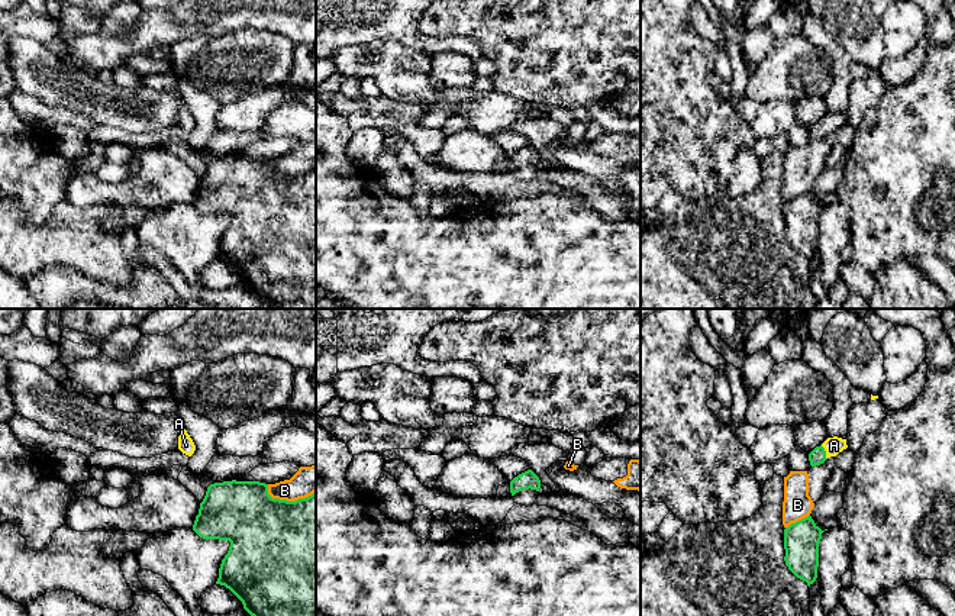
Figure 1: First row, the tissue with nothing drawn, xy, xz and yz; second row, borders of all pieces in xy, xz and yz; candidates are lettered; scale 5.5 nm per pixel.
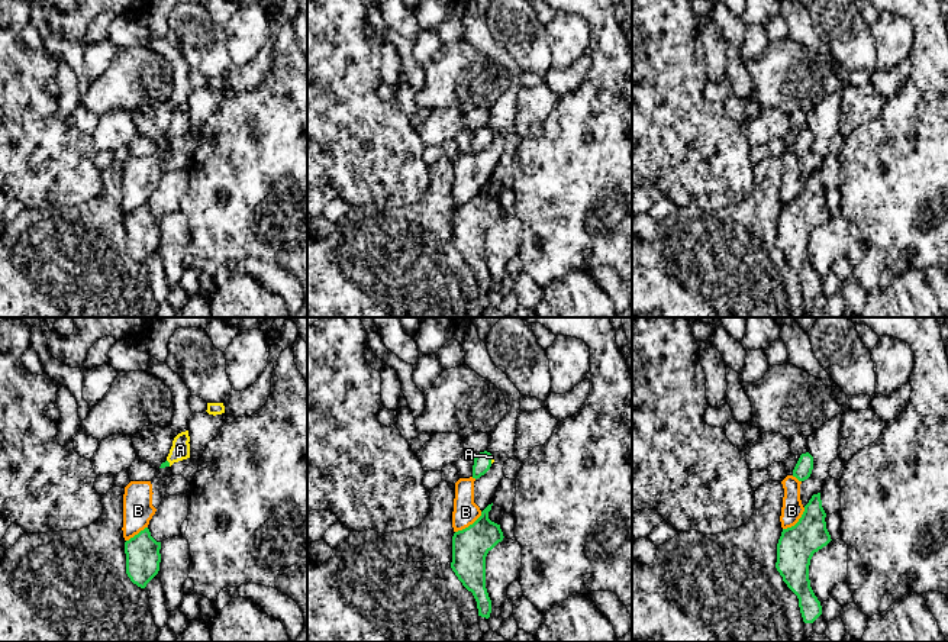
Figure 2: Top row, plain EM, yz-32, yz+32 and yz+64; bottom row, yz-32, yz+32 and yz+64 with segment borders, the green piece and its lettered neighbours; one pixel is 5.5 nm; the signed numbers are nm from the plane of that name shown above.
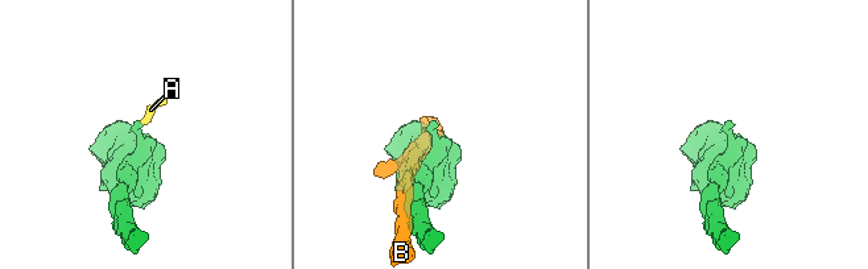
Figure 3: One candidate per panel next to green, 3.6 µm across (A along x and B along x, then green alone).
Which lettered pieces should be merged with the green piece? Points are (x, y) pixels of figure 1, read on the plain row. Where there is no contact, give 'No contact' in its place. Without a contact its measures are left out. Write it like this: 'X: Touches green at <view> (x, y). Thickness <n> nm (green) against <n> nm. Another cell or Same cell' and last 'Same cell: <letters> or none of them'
A: Touches green at yz (825, 128). Thickness 90 nm (green) against 100 nm. Same cell
B: Touches green at xy (286, 176). Thickness 500 nm (green) against 160 nm. Another cell
Same cell: A

